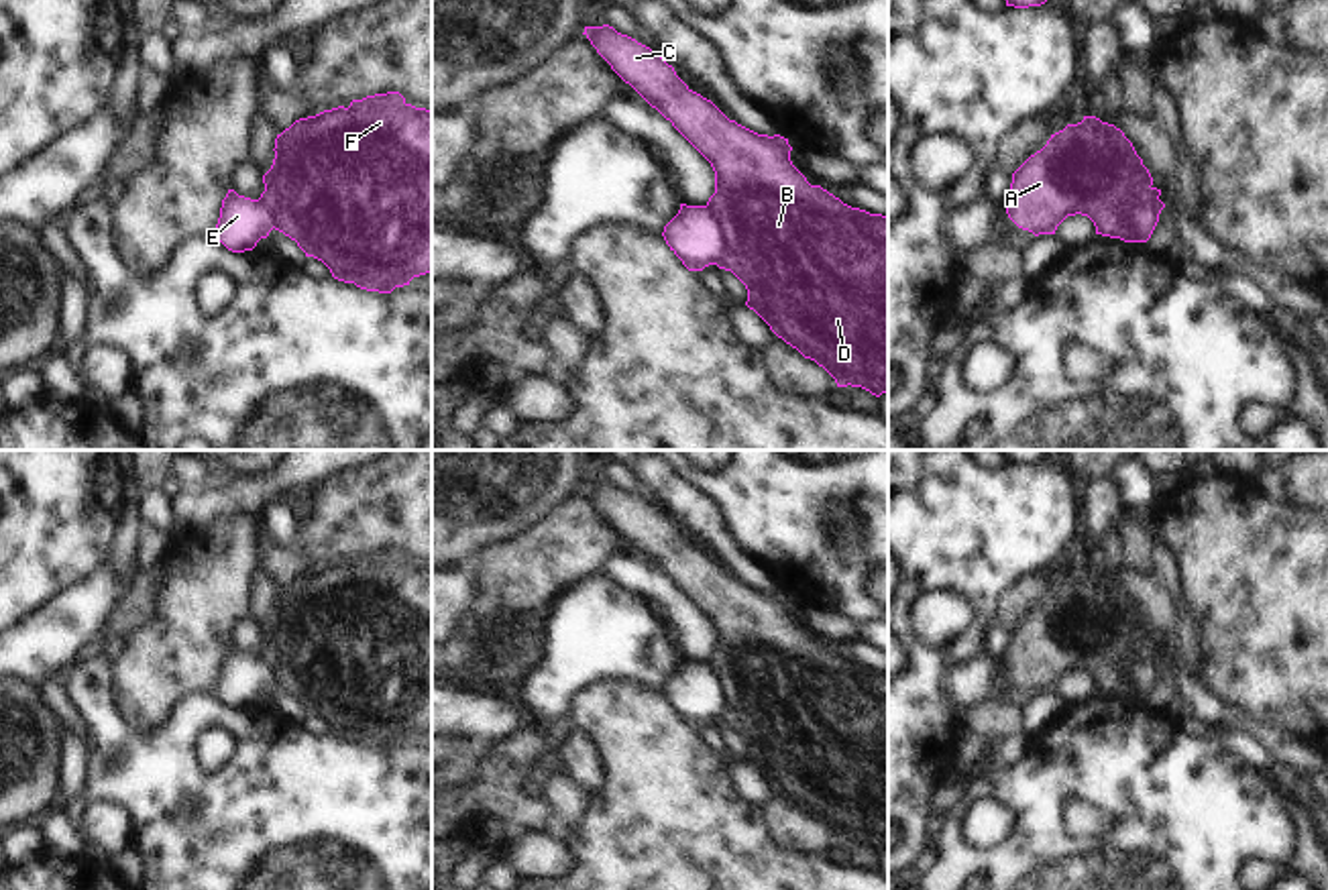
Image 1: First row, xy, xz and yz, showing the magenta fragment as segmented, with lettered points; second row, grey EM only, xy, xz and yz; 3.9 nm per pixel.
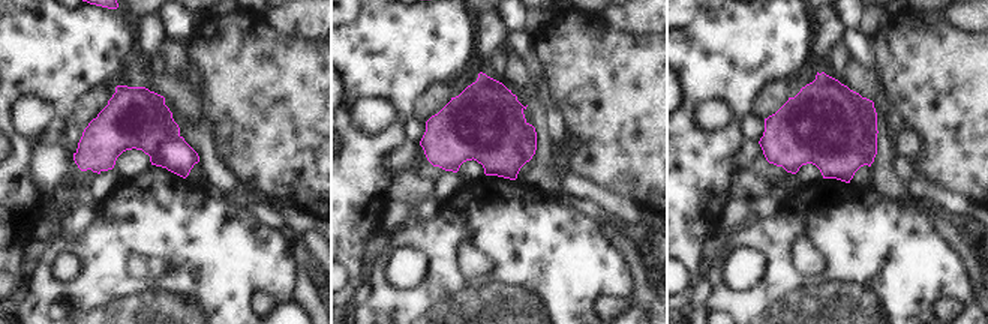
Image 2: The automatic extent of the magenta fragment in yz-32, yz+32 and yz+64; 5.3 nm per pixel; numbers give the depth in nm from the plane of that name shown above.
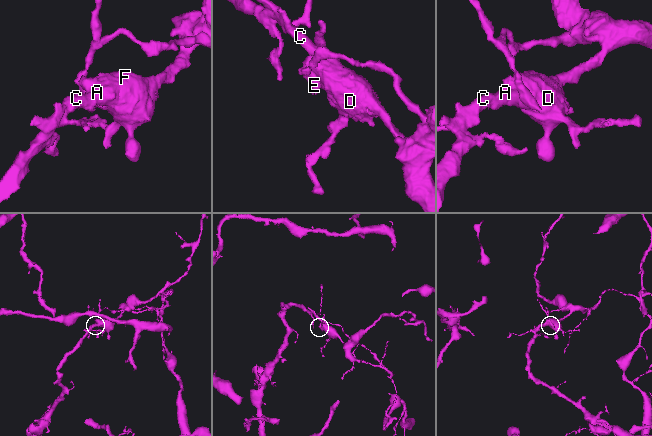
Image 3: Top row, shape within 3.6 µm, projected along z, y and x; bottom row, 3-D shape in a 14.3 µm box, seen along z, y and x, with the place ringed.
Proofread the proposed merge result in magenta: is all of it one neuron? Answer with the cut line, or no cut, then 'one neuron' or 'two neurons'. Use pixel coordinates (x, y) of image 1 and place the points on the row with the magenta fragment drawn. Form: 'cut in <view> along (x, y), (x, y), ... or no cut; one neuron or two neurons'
cut in yz along (1135, 198), (1127, 208), (1127, 220), (1139, 241); two neurons

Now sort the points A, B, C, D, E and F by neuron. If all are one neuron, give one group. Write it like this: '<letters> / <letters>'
A B C D F / E

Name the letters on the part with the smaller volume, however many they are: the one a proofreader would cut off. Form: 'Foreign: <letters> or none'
Foreign: E

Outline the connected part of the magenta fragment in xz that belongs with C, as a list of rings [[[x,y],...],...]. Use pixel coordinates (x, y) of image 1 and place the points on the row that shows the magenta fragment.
[[[585,26],[583,33],[611,69],[629,84],[652,108],[711,163],[715,193],[707,208],[715,216],[725,255],[719,269],[731,271],[748,289],[745,305],[770,330],[805,358],[823,367],[837,387],[862,387],[880,397],[888,391],[888,216],[870,214],[843,204],[839,198],[811,185],[792,165],[788,138],[758,134],[729,120],[711,100],[693,92],[656,51],[613,26]]]

